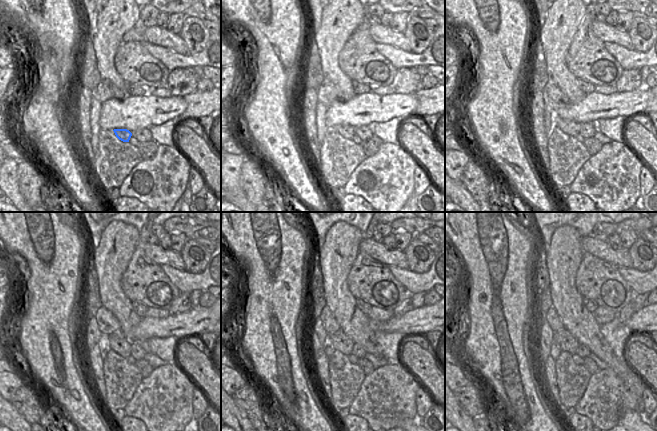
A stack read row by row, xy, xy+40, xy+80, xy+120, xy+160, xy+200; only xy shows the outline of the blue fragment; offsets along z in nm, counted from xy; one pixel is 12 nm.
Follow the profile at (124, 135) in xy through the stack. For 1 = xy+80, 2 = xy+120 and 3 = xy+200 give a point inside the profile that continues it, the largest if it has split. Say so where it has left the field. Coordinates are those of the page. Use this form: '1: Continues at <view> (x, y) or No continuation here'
1: Continues at xy+80 (572, 128)
2: Continues at xy+120 (117, 342)
3: Continues at xy+200 (562, 338)

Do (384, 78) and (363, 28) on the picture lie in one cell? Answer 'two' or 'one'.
one

